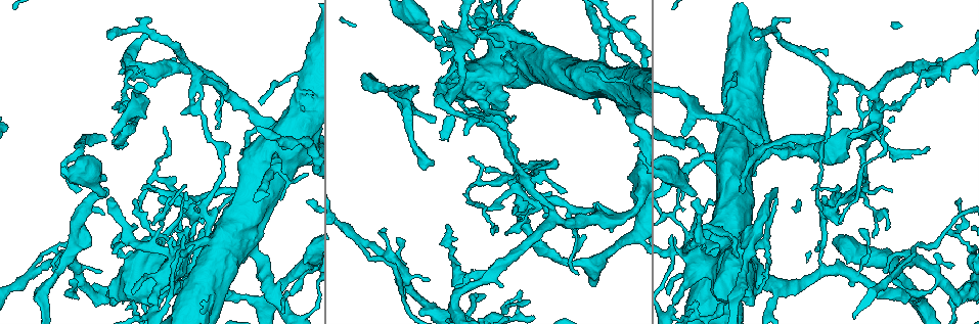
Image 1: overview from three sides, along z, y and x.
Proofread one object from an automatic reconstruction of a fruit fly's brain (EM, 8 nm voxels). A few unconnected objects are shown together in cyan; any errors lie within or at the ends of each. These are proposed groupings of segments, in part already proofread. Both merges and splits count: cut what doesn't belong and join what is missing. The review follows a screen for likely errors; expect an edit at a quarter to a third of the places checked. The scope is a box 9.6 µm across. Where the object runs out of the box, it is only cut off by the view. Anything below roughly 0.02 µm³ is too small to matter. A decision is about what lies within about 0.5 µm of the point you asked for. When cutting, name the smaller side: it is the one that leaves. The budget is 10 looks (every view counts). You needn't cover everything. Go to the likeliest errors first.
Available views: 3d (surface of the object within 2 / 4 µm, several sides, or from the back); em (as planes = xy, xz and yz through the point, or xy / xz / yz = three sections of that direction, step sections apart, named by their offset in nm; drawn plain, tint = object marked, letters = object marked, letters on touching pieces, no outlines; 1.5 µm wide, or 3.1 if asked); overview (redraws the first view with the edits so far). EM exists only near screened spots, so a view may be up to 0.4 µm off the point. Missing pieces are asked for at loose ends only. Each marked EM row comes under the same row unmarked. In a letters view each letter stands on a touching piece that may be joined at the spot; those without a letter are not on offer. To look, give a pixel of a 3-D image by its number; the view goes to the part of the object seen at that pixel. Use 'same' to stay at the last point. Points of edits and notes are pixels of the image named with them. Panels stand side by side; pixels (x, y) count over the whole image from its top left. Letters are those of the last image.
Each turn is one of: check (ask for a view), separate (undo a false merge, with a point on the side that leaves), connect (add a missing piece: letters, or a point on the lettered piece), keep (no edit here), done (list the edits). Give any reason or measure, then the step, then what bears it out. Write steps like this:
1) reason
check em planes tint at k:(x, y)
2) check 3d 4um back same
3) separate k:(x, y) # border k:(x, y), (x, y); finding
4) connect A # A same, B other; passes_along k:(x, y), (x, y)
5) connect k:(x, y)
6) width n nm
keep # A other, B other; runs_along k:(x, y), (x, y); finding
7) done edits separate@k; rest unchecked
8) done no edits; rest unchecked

free end
check 3d 4um at 1:(121, 111)

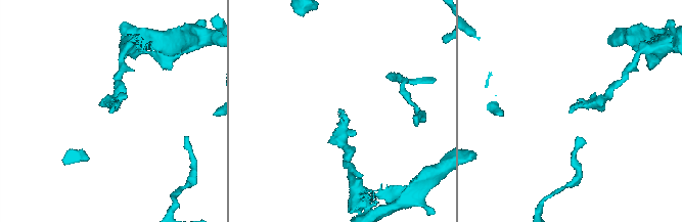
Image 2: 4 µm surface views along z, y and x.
check em yz step 8 tint at 2:(108, 112)

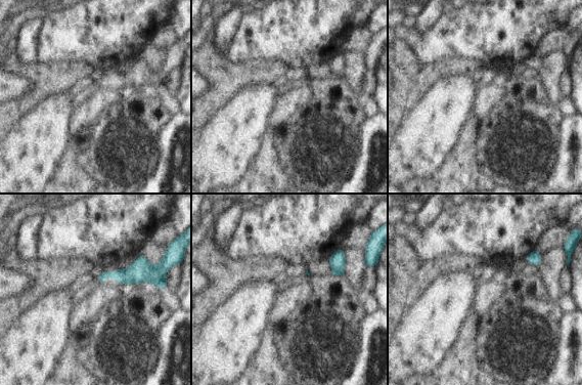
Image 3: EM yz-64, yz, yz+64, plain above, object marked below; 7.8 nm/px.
another direction
check em planes letters same

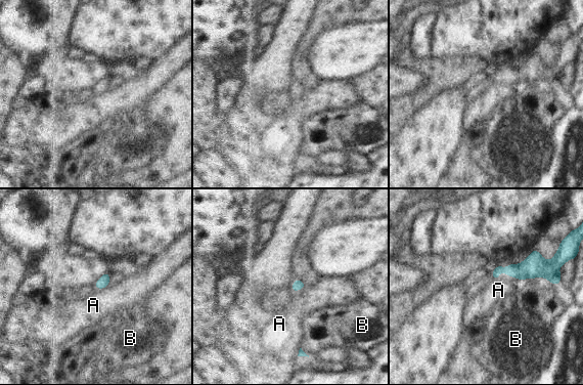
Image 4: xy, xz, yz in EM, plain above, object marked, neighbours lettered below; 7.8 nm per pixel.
width 80 nm
keep # A other, B other; border 4:(494, 279), (503, 271), (518, 280); no lettered piece goes on from it

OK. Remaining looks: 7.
branch stops here
check em xz step 4 tint at 1:(634, 17)

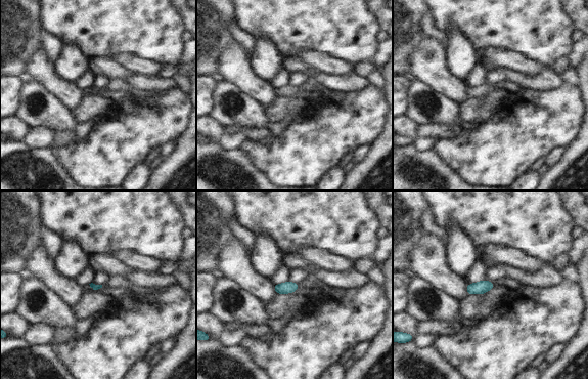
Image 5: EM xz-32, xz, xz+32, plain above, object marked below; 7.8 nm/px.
cut it another way
check em planes letters same

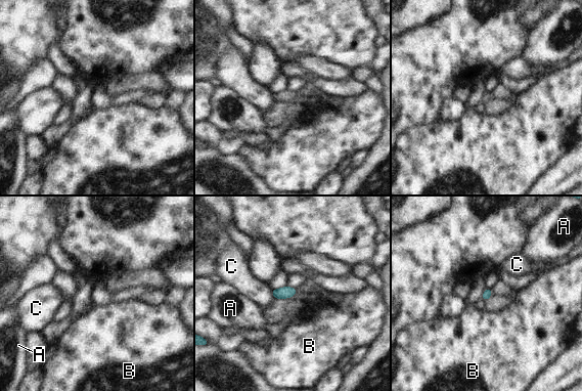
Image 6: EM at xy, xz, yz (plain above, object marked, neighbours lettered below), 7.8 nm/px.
keep # A other, B other, C other; border 6:(271, 290), (271, 294), (275, 298); no lettered piece goes on from it

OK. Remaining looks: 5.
branch point
check em yz step 8 letters at 1:(520, 199)

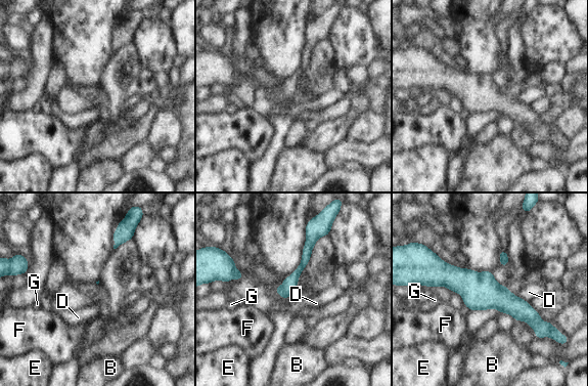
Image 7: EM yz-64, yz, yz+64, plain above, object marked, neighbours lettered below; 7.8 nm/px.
check em xy step 4 letters same

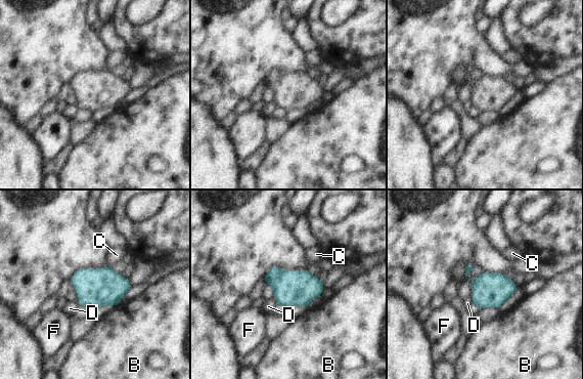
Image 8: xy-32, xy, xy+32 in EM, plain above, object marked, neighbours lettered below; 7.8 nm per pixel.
width 280 nm; longest_contact D 80 nm
keep # B other, C other, D other, F other; continuous, no second cell

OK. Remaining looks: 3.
free end
check 3d 4um at 1:(513, 118)

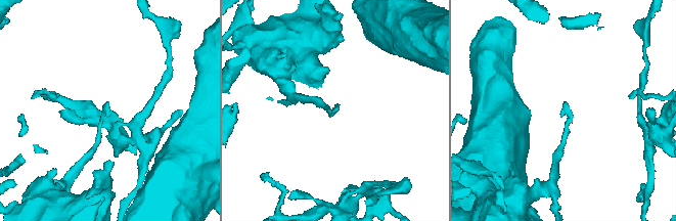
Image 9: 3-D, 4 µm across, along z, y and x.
need the tissue
check em planes letters at 9:(337, 108)

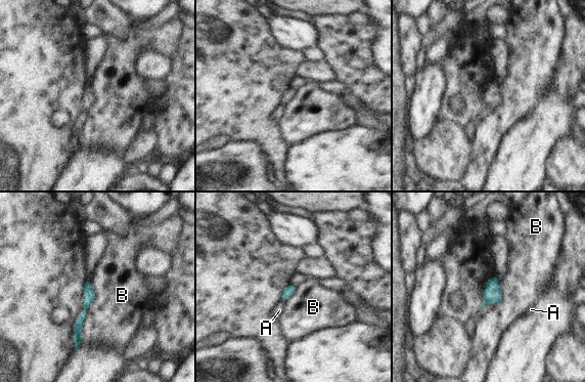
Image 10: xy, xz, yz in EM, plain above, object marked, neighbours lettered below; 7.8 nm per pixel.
keep # A other, B other; runs_along 10:(89, 283), (78, 342); no lettered piece goes on from it

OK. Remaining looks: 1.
done no edits; rest unchecked

